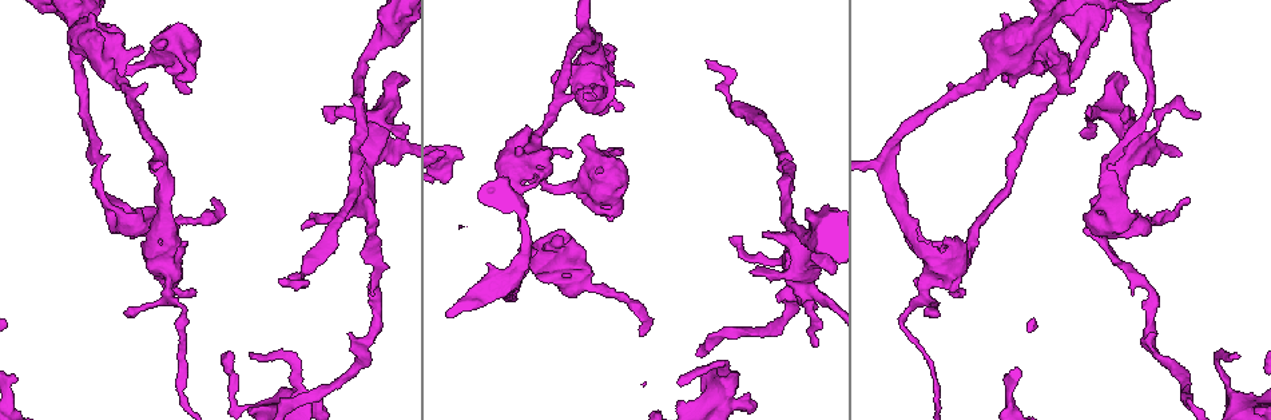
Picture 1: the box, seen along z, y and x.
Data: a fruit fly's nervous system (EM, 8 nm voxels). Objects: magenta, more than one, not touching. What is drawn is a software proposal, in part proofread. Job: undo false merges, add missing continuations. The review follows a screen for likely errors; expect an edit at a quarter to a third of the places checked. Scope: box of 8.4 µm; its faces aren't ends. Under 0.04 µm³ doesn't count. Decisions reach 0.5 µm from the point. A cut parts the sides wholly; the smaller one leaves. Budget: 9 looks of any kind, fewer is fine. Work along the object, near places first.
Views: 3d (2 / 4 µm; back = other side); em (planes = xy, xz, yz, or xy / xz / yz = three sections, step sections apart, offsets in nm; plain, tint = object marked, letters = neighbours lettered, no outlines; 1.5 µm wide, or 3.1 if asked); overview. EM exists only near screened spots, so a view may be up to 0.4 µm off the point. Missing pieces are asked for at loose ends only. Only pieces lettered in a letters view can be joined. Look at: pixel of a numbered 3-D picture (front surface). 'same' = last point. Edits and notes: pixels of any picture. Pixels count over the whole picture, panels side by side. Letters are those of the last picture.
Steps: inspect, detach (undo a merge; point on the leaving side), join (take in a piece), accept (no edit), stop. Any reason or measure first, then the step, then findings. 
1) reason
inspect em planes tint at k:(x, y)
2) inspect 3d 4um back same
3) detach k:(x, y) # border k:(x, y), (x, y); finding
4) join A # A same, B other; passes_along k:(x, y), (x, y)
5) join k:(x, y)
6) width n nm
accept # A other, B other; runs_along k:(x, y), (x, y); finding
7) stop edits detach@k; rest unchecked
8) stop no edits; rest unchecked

thin end
inspect em xy step 8 letters at 1:(679, 383)

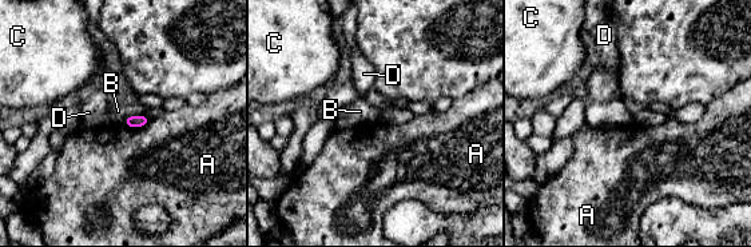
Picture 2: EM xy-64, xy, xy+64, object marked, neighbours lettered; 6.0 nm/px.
inspect em planes letters same

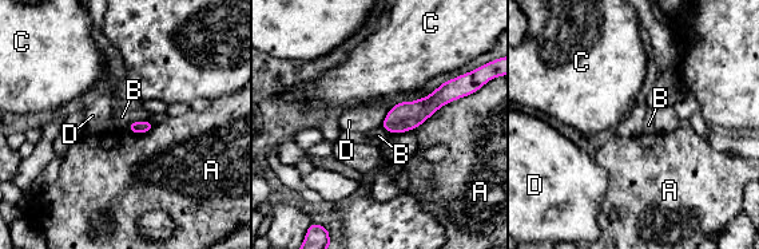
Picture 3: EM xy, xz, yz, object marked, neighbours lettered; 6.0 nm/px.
accept # A other, B other, C other, D other; border 3:(147, 119), (131, 122), (126, 129); no lettered piece goes on from it

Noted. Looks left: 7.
end of a long branch
inspect em planes letters at 1:(707, 59)

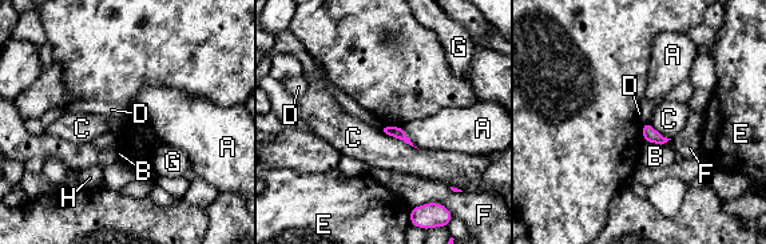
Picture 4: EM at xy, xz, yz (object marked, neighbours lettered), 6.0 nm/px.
longest_contact C 280 nm
accept # A other, B other, C other, D other, E other, F other, G other, H other; none of them fits

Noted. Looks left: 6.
a fork
inspect em yz step 8 letters at 1:(579, 183)

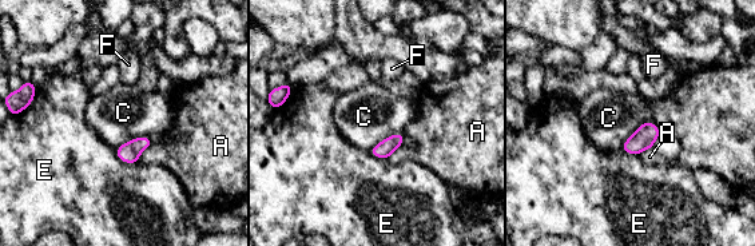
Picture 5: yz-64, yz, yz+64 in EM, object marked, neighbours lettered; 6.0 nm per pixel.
width 100 nm
accept # A other, C other, E other, F other; border 5:(654, 122), (643, 122), (620, 149); all the same neuron

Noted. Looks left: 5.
sudden change in width
inspect 3d 2um at 1:(370, 232)

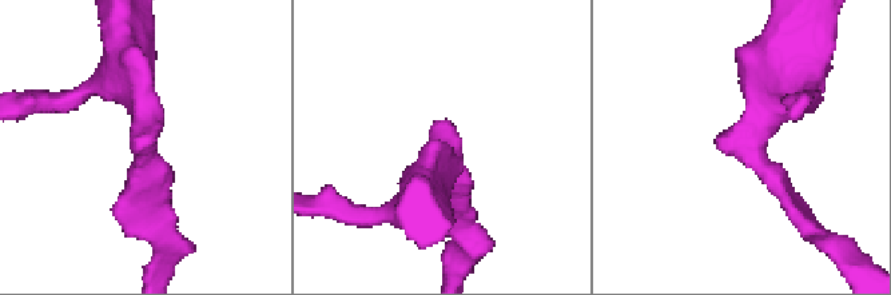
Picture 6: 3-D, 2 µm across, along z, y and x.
inspect em yz step 8 tint at 6:(756, 144)

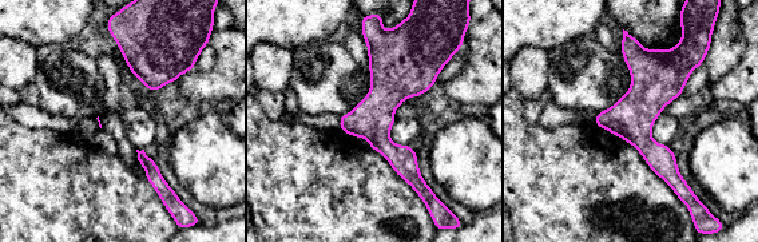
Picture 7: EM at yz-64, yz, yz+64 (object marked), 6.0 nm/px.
what lies round it
inspect em yz step 8 letters same

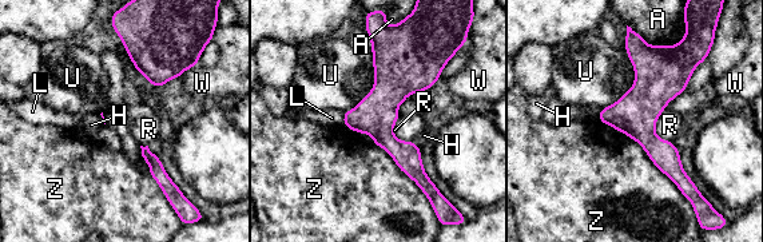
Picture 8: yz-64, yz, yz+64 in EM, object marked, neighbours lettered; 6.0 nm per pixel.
width 240 nm
accept # A other, H other, L other, R other, U other, W other, Z other; runs_along 8:(381, 40), (385, 138), (426, 190); one neuron here

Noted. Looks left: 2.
stop no edits; rest unchecked

